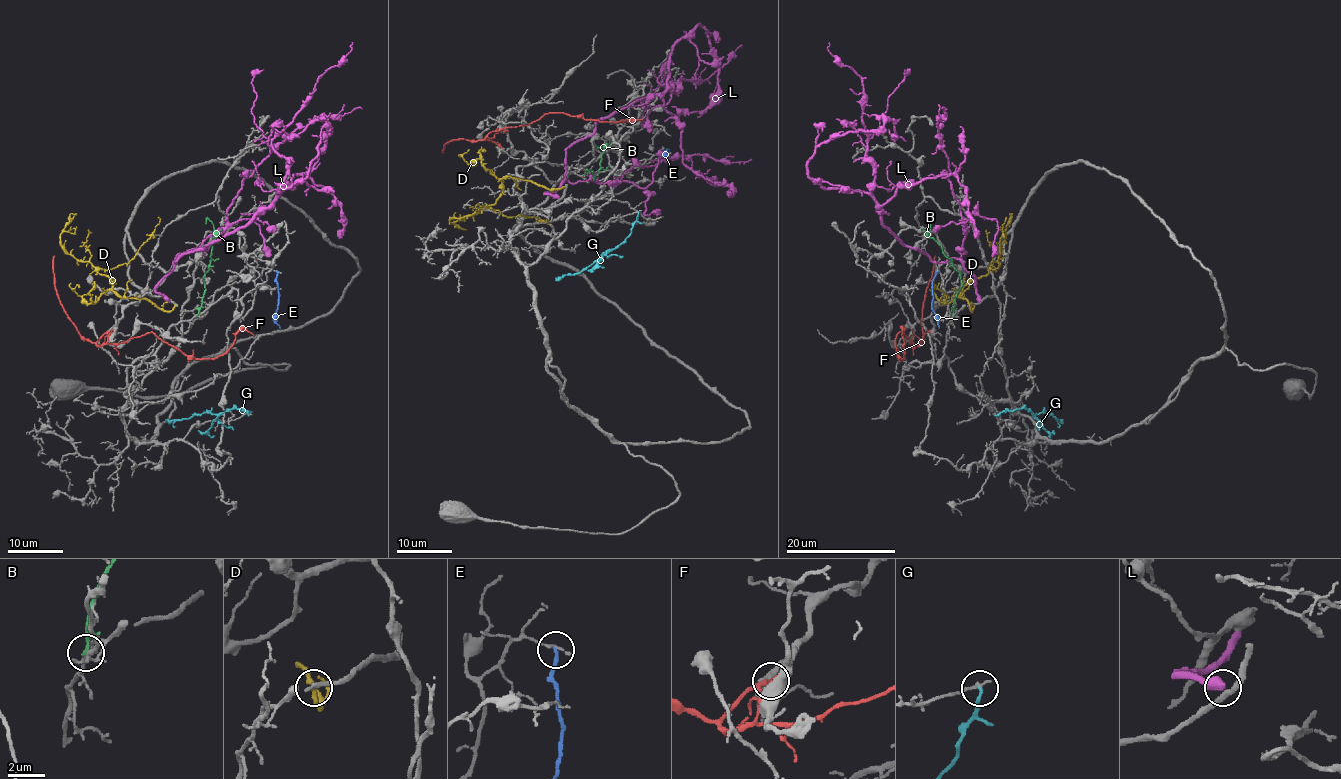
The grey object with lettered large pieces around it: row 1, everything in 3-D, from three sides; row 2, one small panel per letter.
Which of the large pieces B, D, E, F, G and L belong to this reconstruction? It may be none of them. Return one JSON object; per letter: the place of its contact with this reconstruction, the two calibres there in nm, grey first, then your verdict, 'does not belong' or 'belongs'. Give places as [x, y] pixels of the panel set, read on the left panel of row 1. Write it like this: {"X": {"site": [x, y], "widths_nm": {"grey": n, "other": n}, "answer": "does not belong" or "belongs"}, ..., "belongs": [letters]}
{"B": {"site": [197, 314], "widths_nm": {"grey": 200, "other": 140}, "answer": "does not belong"}, "D": {"site": [175, 305], "widths_nm": {"grey": 320, "other": 200}, "answer": "does not belong"}, "E": {"site": [277, 272], "widths_nm": {"grey": 160, "other": 240}, "answer": "does not belong"}, "F": {"site": [111, 331], "widths_nm": {"grey": 440, "other": 240}, "answer": "does not belong"}, "G": {"site": [248, 415], "widths_nm": {"grey": 190, "other": 200}, "answer": "does not belong"}, "L": {"site": [169, 300], "widths_nm": {"grey": 280, "other": 550}, "answer": "does not belong"}, "belongs": []}

